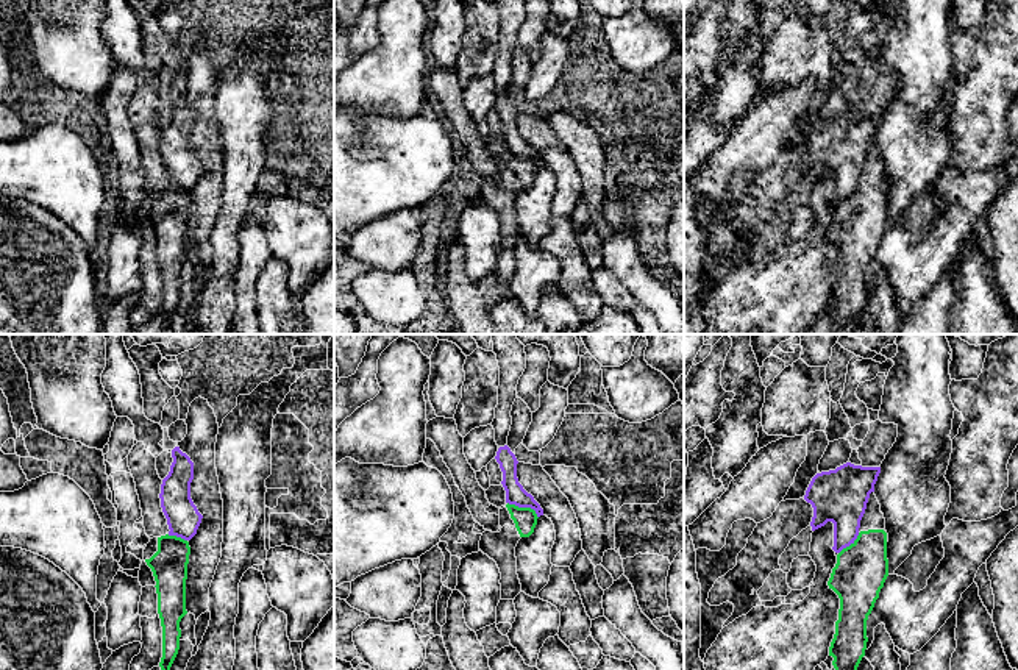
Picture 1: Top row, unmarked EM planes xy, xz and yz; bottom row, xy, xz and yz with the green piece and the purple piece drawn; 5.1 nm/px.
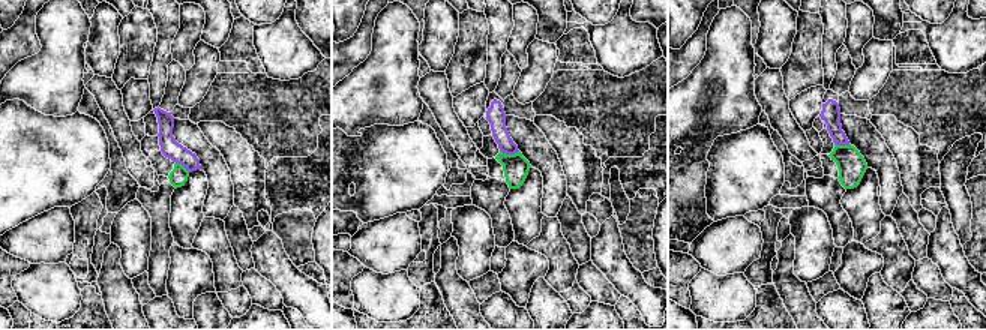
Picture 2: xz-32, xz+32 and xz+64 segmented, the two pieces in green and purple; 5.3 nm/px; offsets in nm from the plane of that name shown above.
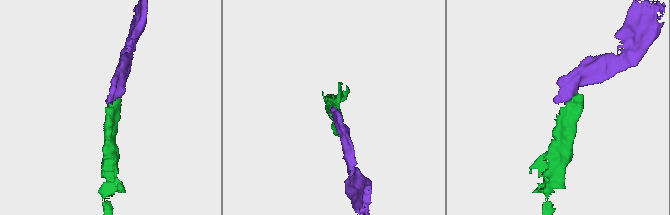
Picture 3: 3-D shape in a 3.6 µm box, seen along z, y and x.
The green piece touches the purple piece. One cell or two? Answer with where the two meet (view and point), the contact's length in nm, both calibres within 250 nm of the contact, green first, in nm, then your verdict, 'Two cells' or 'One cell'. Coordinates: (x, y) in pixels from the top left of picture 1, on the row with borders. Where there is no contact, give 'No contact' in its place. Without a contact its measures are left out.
Touches green at xz (525, 508). Shared border 180 nm. Thickness 120 nm (green) against 100 nm. Two cells

